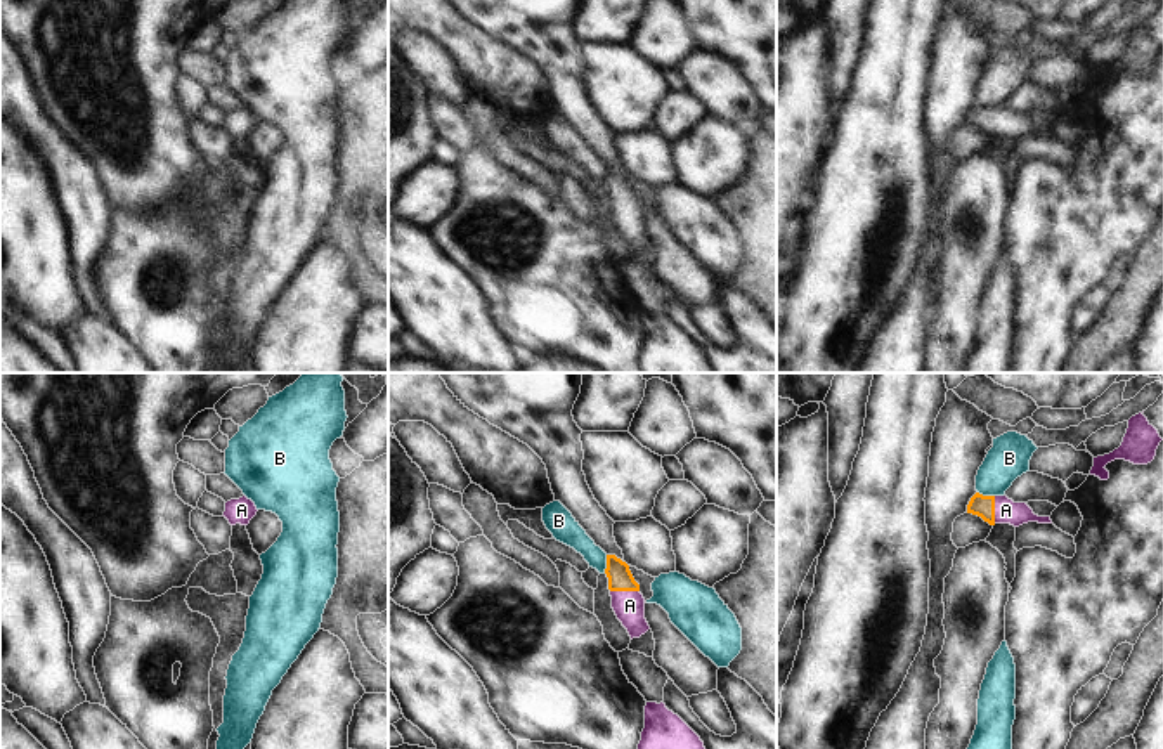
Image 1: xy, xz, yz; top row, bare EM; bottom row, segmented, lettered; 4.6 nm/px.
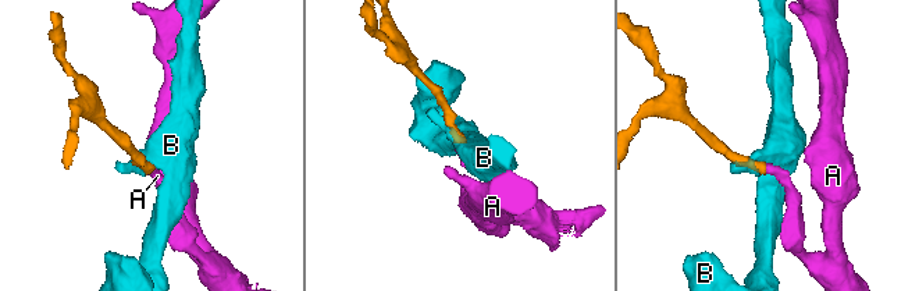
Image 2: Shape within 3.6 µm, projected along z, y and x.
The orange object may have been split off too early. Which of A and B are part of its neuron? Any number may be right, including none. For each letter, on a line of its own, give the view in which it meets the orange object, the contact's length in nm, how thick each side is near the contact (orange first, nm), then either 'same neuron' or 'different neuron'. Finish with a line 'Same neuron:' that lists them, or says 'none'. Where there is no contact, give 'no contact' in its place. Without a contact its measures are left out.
A: xz | 140 nm | 110/140 nm | same neuron
B: xz | 90 nm | 110/120 nm | different neuron
Same neuron: A

